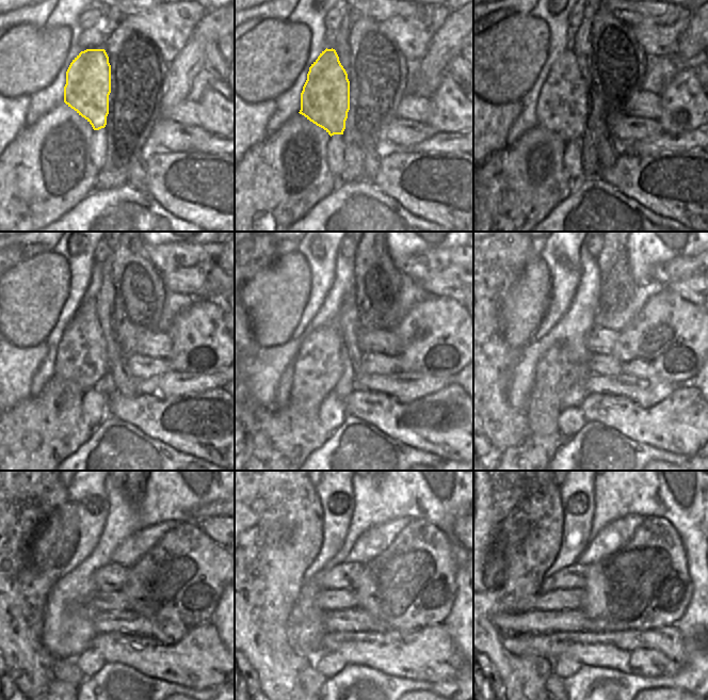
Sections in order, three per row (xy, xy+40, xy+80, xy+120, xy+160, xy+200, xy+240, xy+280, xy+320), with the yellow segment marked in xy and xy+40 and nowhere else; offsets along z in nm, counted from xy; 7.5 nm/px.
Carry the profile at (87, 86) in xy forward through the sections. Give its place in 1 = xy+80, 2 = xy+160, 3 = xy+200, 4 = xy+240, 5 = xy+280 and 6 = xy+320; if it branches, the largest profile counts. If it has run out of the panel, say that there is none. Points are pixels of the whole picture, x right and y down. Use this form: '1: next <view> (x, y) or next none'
1: next xy+80 (563, 104)
2: next xy+160 (318, 367)
3: next xy+200 (554, 375)
4: next xy+240 (76, 631)
5: next xy+280 (306, 640)
6: next xy+320 (554, 685)

